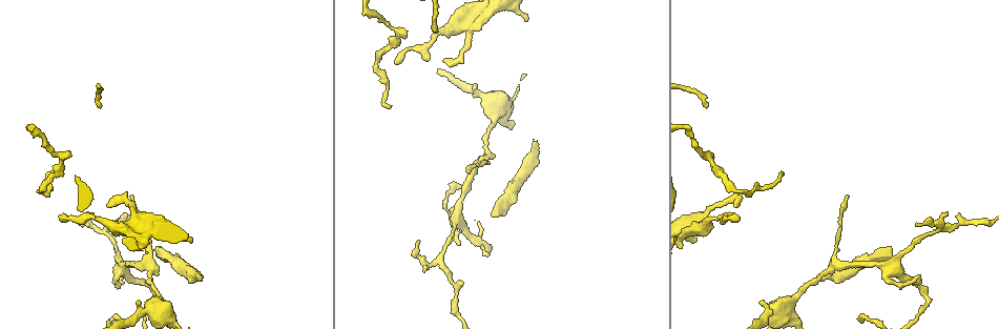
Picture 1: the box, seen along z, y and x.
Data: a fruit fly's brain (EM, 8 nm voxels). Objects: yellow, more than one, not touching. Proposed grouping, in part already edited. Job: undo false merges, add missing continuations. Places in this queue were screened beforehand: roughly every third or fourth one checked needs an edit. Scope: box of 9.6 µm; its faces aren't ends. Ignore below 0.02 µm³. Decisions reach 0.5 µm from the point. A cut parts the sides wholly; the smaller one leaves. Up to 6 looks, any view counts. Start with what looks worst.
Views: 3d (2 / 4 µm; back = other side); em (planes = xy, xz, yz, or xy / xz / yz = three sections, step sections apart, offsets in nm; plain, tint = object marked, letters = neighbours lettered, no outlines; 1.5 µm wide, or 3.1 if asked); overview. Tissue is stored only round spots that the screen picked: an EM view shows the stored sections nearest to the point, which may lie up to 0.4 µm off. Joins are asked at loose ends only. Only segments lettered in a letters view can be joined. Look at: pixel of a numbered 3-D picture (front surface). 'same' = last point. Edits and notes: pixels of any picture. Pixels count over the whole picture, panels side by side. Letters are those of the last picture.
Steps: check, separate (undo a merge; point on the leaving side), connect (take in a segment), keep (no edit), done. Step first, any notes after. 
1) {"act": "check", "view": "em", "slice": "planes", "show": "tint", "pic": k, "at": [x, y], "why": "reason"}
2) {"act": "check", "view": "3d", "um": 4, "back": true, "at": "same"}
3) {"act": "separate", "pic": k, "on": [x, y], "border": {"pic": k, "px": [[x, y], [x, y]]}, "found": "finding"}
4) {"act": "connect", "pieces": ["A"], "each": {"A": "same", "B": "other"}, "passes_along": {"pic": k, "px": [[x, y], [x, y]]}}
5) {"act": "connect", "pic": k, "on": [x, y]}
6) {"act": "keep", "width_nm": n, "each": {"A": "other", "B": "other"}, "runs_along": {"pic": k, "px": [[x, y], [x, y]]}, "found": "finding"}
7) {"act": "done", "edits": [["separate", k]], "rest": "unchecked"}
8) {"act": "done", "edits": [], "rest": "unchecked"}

{"act": "check", "view": "3d", "um": 4, "pic": 1, "at": [399, 60], "why": "an open end"}

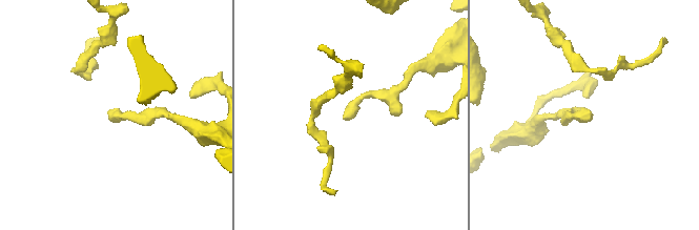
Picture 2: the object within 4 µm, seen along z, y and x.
{"act": "check", "view": "em", "slice": "planes", "show": "tint", "pic": 2, "at": [346, 117]}

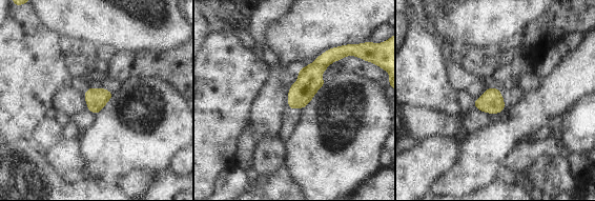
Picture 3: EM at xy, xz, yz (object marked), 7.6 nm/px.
{"act": "check", "view": "em", "slice": "planes", "show": "letters", "at": "same", "why": "see the neighbours"}

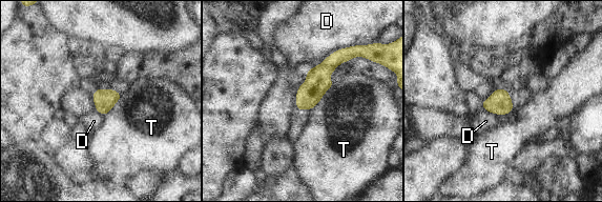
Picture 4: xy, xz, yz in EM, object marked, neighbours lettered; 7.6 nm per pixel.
{"act": "keep", "each": {"D": "other", "T": "other"}, "border": {"pic": 4, "px": [[350, 45], [335, 49], [322, 60]]}, "found": "none of them fits"}

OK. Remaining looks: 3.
{"act": "check", "view": "3d", "um": 2, "pic": 1, "at": [197, 279], "why": "free end"}

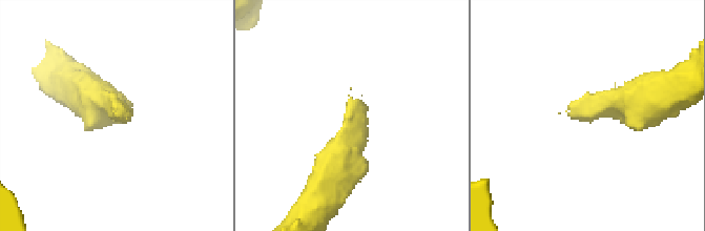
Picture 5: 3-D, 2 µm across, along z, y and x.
{"act": "check", "view": "em", "slice": "xy", "step": 8, "show": "tint", "pic": 5, "at": [115, 113], "why": "now the EM"}

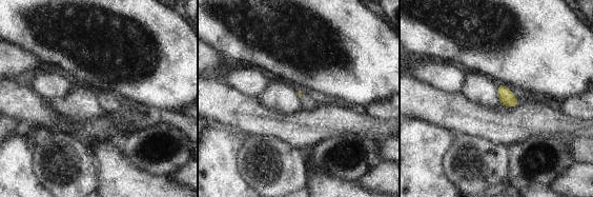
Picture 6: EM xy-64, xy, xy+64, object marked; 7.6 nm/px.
{"act": "check", "view": "em", "slice": "planes", "show": "letters", "at": "same", "why": "another direction"}

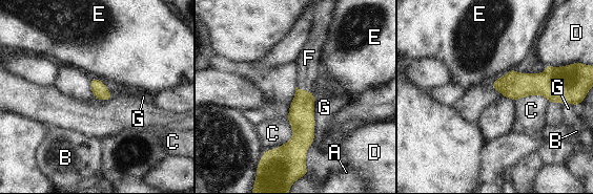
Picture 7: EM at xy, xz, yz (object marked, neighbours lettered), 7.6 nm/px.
{"act": "connect", "pieces": ["F"], "each": {"A": "other", "B": "other", "C": "other", "D": "other", "E": "other", "F": "same", "G": "other"}, "passes_along": {"pic": 7, "px": [[301, 116], [303, 89], [309, 58]]}, "found": "the neuron continues"}

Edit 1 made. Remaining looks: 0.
{"act": "done", "edits": [["connect", 7]], "rest": "unchecked"}

